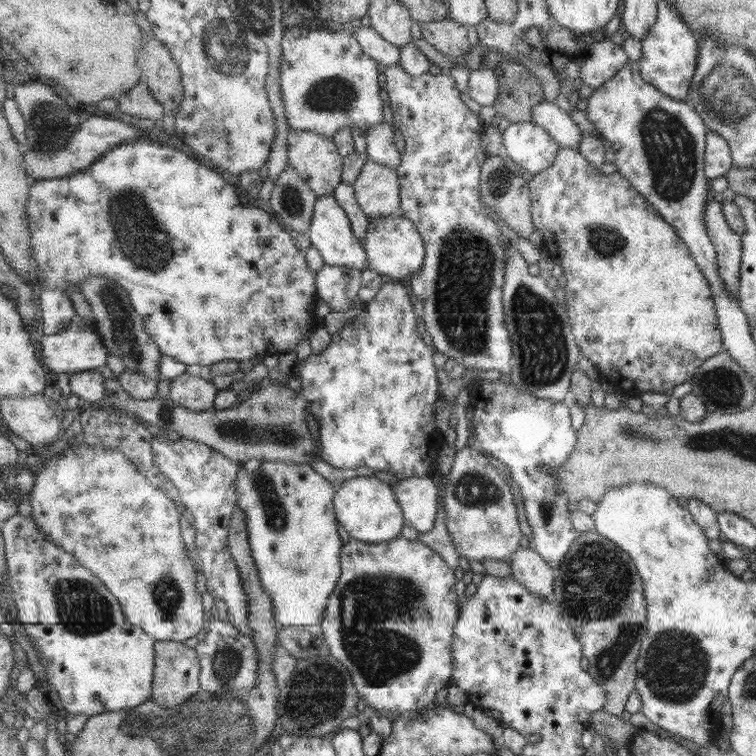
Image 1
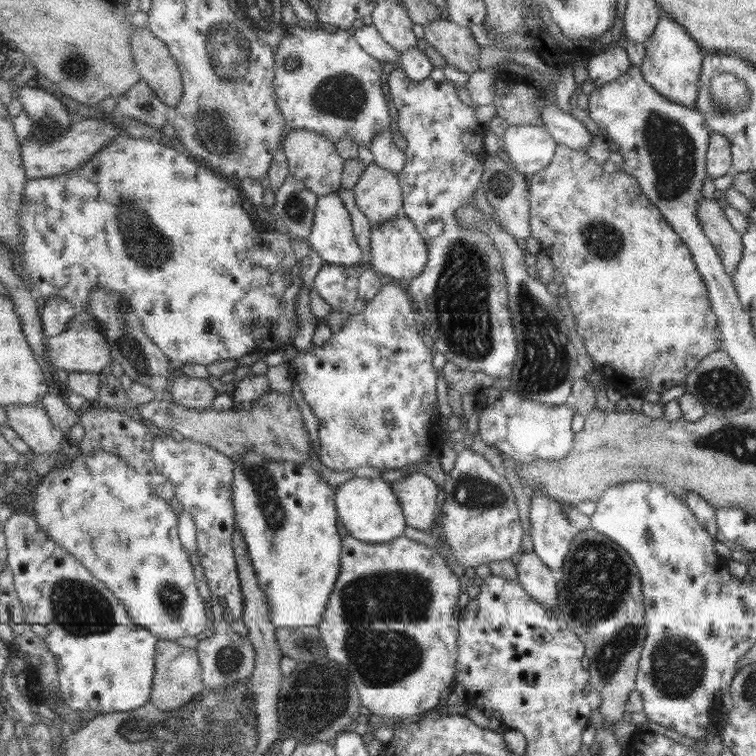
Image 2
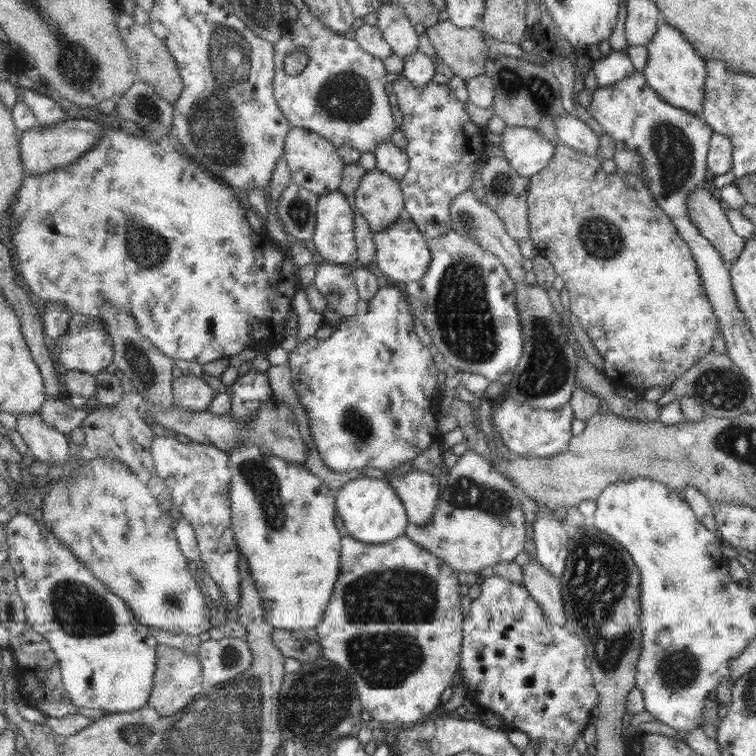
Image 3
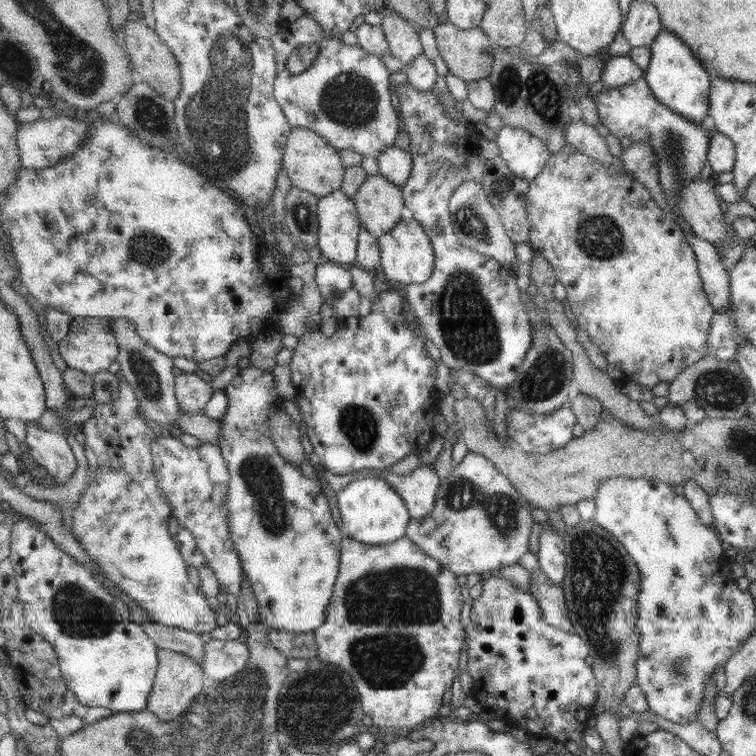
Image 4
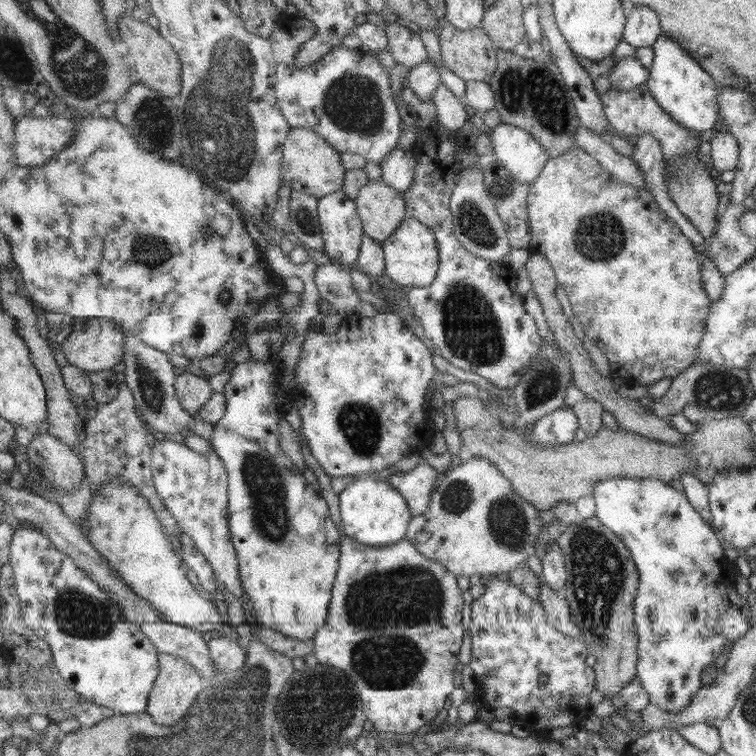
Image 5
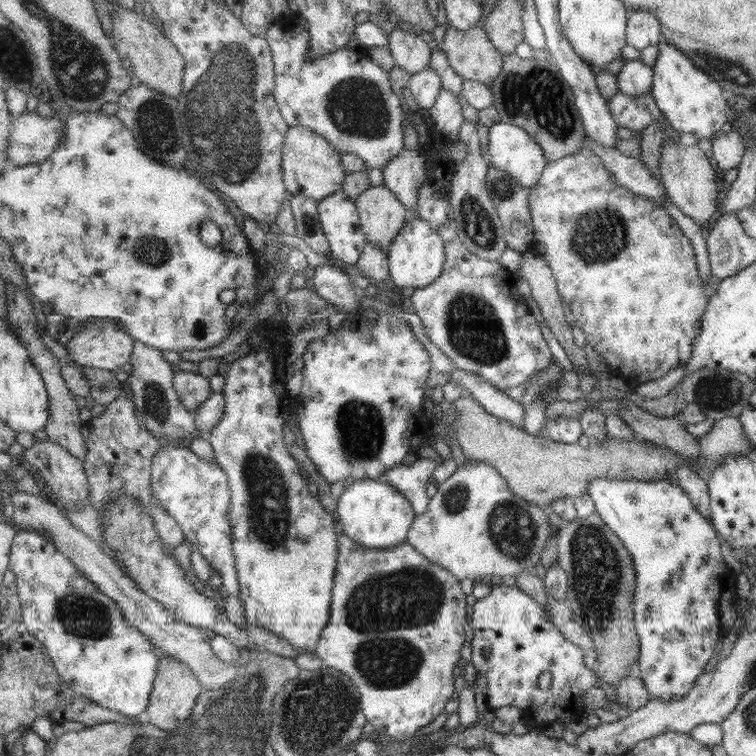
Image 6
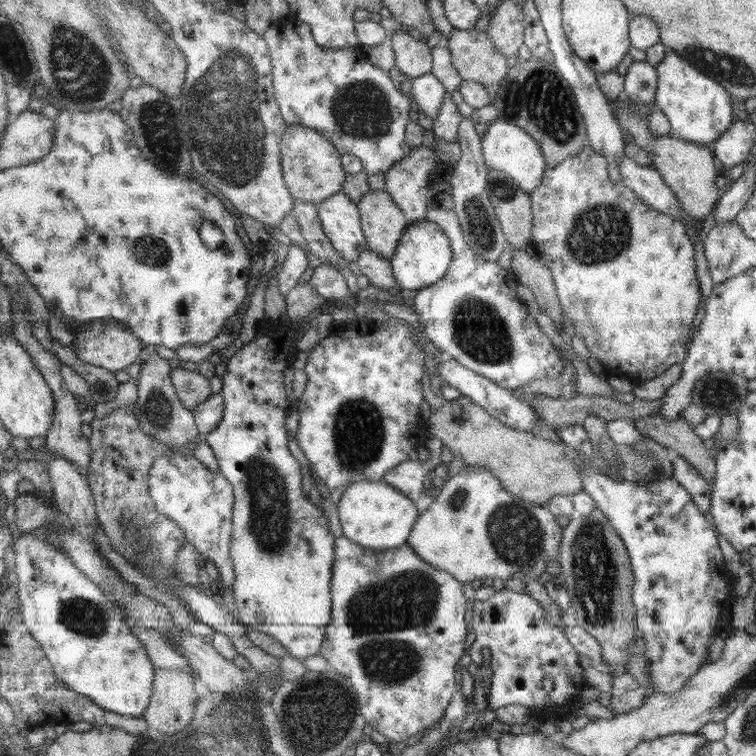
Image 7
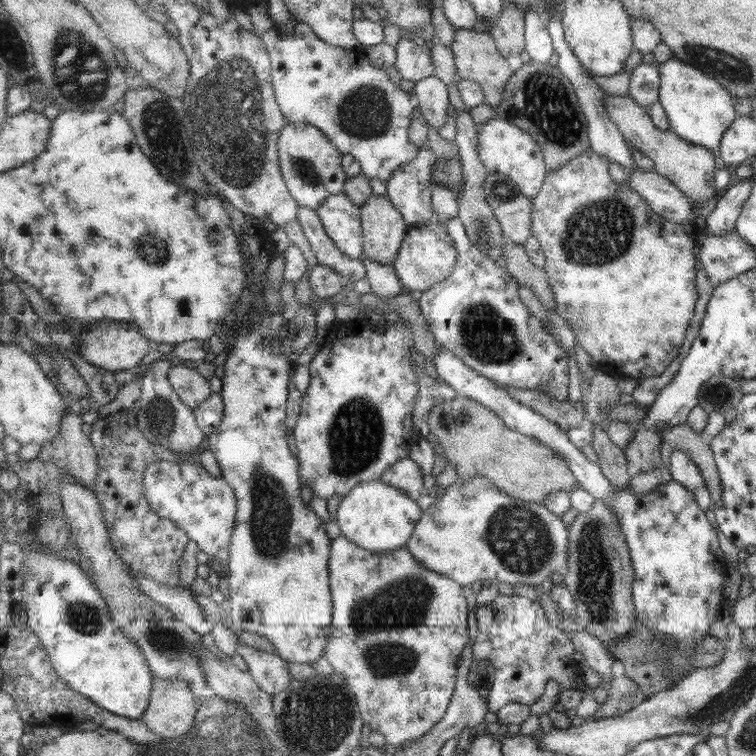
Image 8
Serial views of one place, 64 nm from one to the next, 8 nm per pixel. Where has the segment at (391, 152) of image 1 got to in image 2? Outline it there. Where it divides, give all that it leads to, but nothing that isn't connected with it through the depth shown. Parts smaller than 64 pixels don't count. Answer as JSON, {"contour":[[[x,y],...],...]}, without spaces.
{"contour":[[[389,132],[377,134],[369,149],[373,154],[373,162],[397,175],[399,175],[399,172],[403,172],[403,168],[407,164],[406,151],[399,150],[395,146]]]}

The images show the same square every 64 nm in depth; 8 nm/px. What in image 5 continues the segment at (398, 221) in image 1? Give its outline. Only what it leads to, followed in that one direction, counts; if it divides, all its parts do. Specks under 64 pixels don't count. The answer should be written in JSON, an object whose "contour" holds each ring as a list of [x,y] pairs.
{"contour":[[[411,217],[402,222],[391,238],[382,244],[387,262],[386,274],[391,281],[401,286],[431,286],[440,269],[439,243],[430,226]]]}

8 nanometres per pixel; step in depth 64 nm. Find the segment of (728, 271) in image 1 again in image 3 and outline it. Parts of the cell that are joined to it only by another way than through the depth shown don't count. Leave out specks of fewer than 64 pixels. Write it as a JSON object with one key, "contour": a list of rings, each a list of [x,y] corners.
{"contour":[[[703,183],[698,184],[685,197],[685,208],[691,224],[709,241],[728,268],[743,250],[744,238],[733,232],[715,192],[707,190]]]}

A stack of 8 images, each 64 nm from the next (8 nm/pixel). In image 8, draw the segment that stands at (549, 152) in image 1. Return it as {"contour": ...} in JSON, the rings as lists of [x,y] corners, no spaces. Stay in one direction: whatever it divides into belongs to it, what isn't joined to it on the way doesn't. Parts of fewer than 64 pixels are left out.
{"contour":[[[493,118],[482,126],[479,134],[479,158],[488,174],[501,174],[511,177],[513,182],[516,182],[521,189],[521,192],[535,200],[535,196],[542,188],[545,181],[545,167],[543,166],[542,151],[538,143],[535,142],[529,133],[515,126],[514,123],[507,122],[503,118]]]}

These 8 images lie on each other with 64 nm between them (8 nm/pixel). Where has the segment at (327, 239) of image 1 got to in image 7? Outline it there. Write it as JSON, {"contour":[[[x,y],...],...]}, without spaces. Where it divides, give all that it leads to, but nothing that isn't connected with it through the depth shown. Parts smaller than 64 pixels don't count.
{"contour":[[[342,191],[317,207],[325,233],[333,246],[346,260],[357,262],[368,249],[358,203]]]}

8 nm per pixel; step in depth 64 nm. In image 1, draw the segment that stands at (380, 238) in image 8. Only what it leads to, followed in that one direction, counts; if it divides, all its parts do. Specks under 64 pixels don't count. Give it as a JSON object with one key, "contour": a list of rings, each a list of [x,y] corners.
{"contour":[[[367,160],[354,184],[357,200],[370,218],[401,213],[401,190],[398,171]]]}

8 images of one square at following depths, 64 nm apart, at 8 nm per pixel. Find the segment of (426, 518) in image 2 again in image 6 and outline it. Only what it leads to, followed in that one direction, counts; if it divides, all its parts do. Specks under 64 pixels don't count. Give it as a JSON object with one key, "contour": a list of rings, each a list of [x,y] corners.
{"contour":[[[417,458],[411,465],[401,464],[388,471],[383,480],[405,495],[412,503],[415,513],[420,515],[429,509],[432,495],[431,482],[437,466],[437,462],[433,460]]]}

